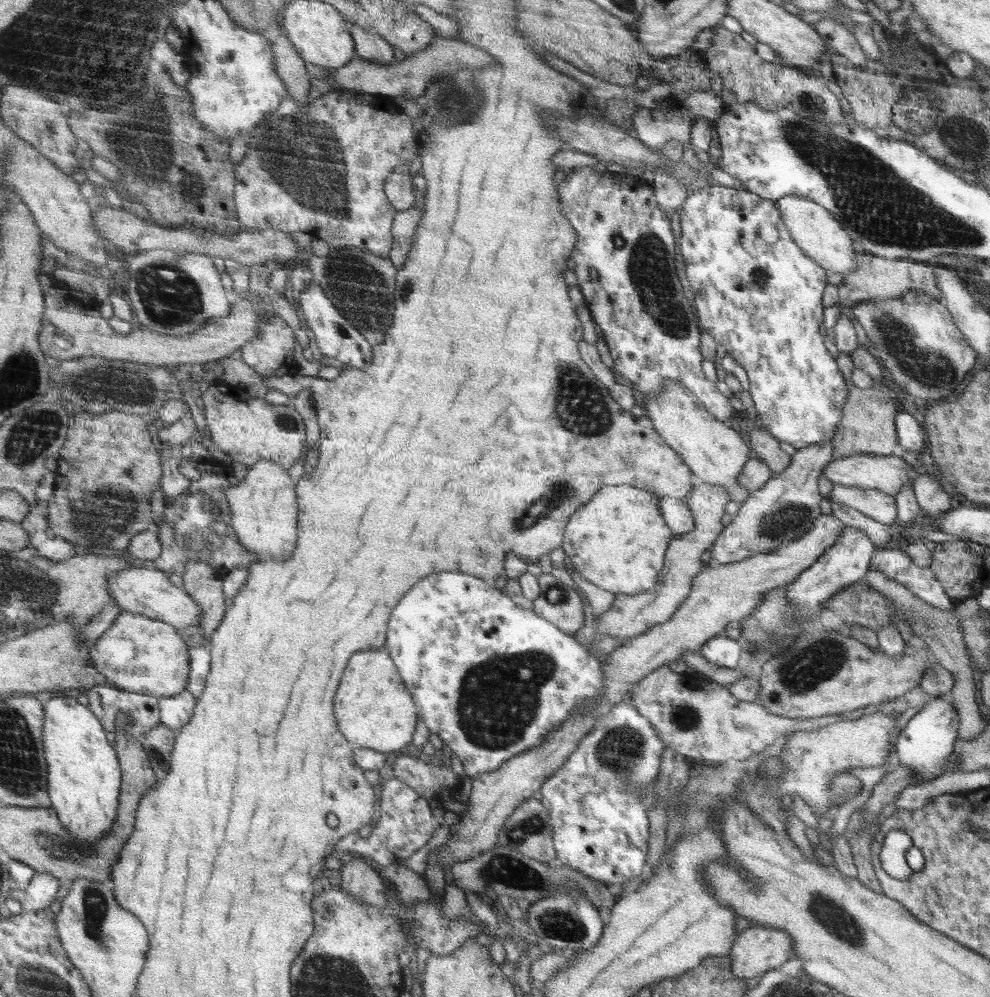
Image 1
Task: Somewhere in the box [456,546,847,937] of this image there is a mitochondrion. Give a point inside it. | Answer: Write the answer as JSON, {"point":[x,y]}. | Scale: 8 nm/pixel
{"point":[508,869]}

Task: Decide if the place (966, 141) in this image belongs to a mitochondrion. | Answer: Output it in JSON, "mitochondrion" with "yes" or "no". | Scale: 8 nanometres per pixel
{"mitochondrion":"yes"}

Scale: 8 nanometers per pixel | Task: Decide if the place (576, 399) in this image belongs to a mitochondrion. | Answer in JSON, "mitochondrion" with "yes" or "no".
{"mitochondrion":"yes"}

